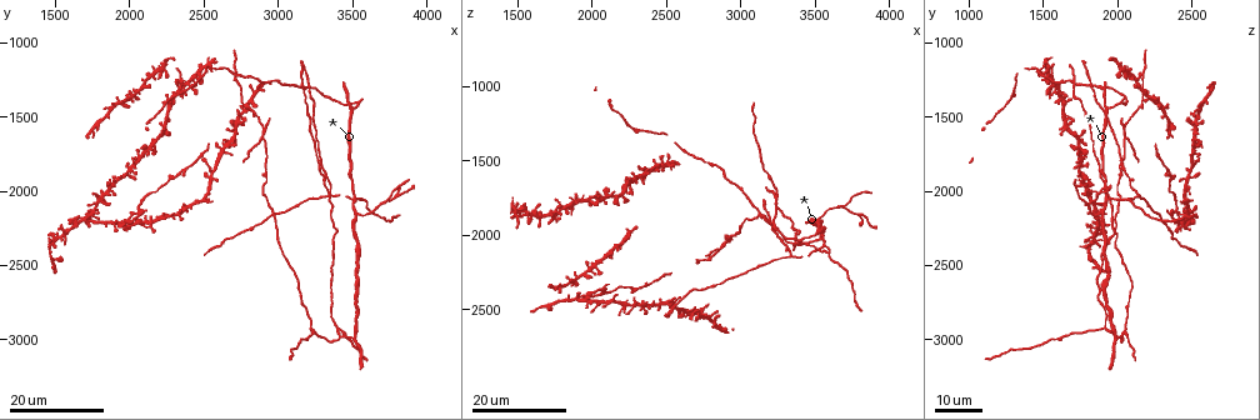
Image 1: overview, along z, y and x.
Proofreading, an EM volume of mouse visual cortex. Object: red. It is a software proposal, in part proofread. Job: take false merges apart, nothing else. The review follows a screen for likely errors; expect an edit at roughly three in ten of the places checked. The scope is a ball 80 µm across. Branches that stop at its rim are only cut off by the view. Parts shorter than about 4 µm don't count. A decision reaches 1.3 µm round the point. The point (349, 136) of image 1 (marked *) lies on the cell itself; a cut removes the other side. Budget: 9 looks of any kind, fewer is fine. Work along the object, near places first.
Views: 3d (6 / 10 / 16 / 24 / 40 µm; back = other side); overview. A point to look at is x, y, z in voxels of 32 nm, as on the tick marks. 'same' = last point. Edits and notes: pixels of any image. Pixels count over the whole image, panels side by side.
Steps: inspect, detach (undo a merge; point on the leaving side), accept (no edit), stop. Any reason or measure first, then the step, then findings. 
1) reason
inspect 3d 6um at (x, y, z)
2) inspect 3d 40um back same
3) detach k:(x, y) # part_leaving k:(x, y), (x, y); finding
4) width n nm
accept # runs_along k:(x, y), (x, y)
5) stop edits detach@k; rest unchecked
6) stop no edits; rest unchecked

four-way junction
inspect 3d 16um at (2560, 1880, 2500)

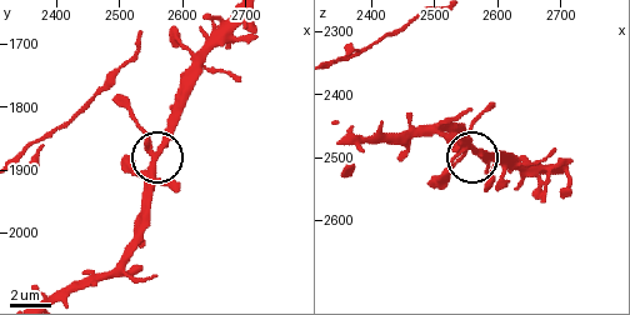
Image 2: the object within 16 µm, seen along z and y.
inspect 3d 6um at (2565, 1865, 2495)

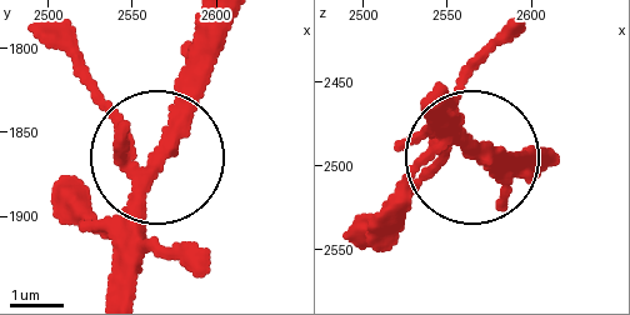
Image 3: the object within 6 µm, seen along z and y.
arms 4
accept # all the same cell

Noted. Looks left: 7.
side arm on a straight run
inspect 3d 16um at (2880, 1660, 2080)

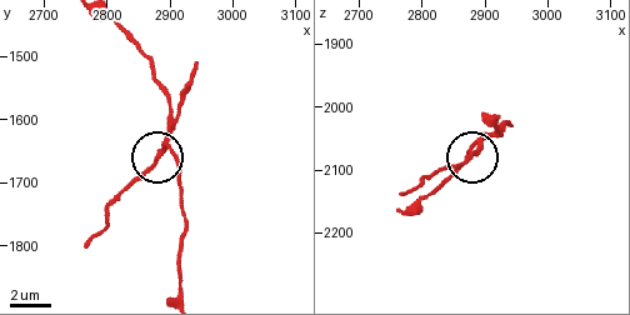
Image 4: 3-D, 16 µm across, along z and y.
inspect 3d 6um at (2890, 1640, 2065)

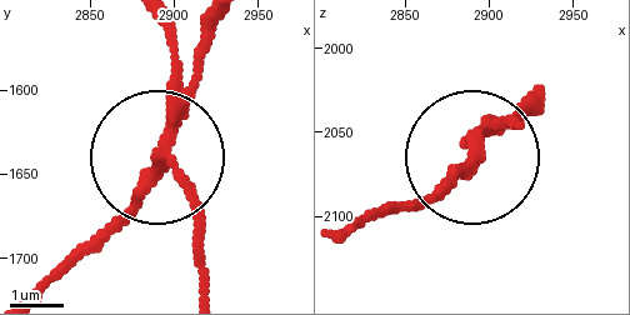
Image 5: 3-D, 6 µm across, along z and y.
width 200 nm
detach 5:(200, 43) # a second cell is stuck on

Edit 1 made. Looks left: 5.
three arms meet
inspect 3d 16um at (3420, 2940, 2060)

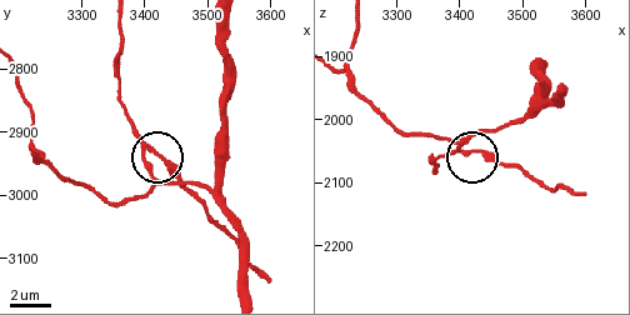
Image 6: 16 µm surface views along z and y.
inspect 3d 10um at (3420, 2930, 2055)

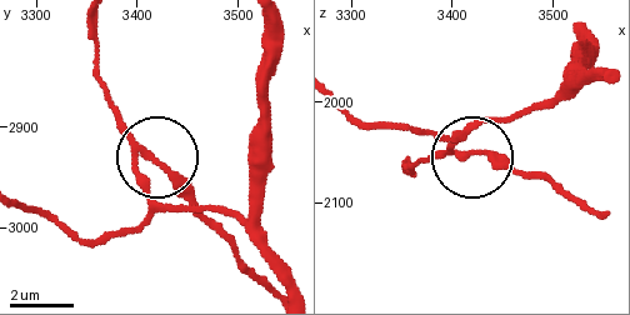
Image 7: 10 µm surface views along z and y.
width 180 nm
detach 7:(169, 175) # part_leaving 7:(135, 140), (264, 290); two cells meet here

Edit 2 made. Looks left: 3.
arms part here
inspect 3d 24um at (3240, 2920, 1920)

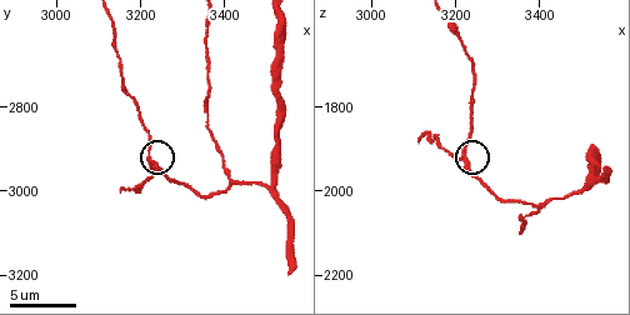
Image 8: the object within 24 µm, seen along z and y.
inspect 3d 6um at (3215, 2920, 1915)

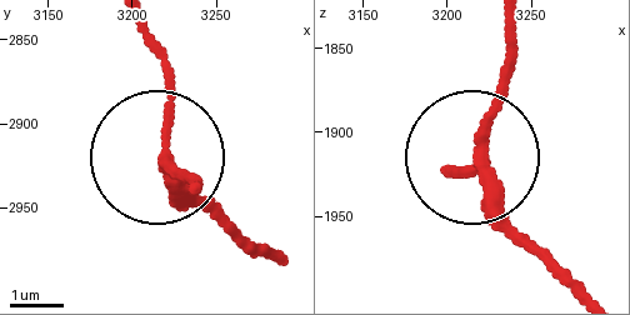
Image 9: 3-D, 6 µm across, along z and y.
arms 3
accept # runs_along 9:(276, 256), (164, 163), (195, 180); continuous, no second cell

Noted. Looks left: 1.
stop edits detach@5, detach@7; rest unchecked

